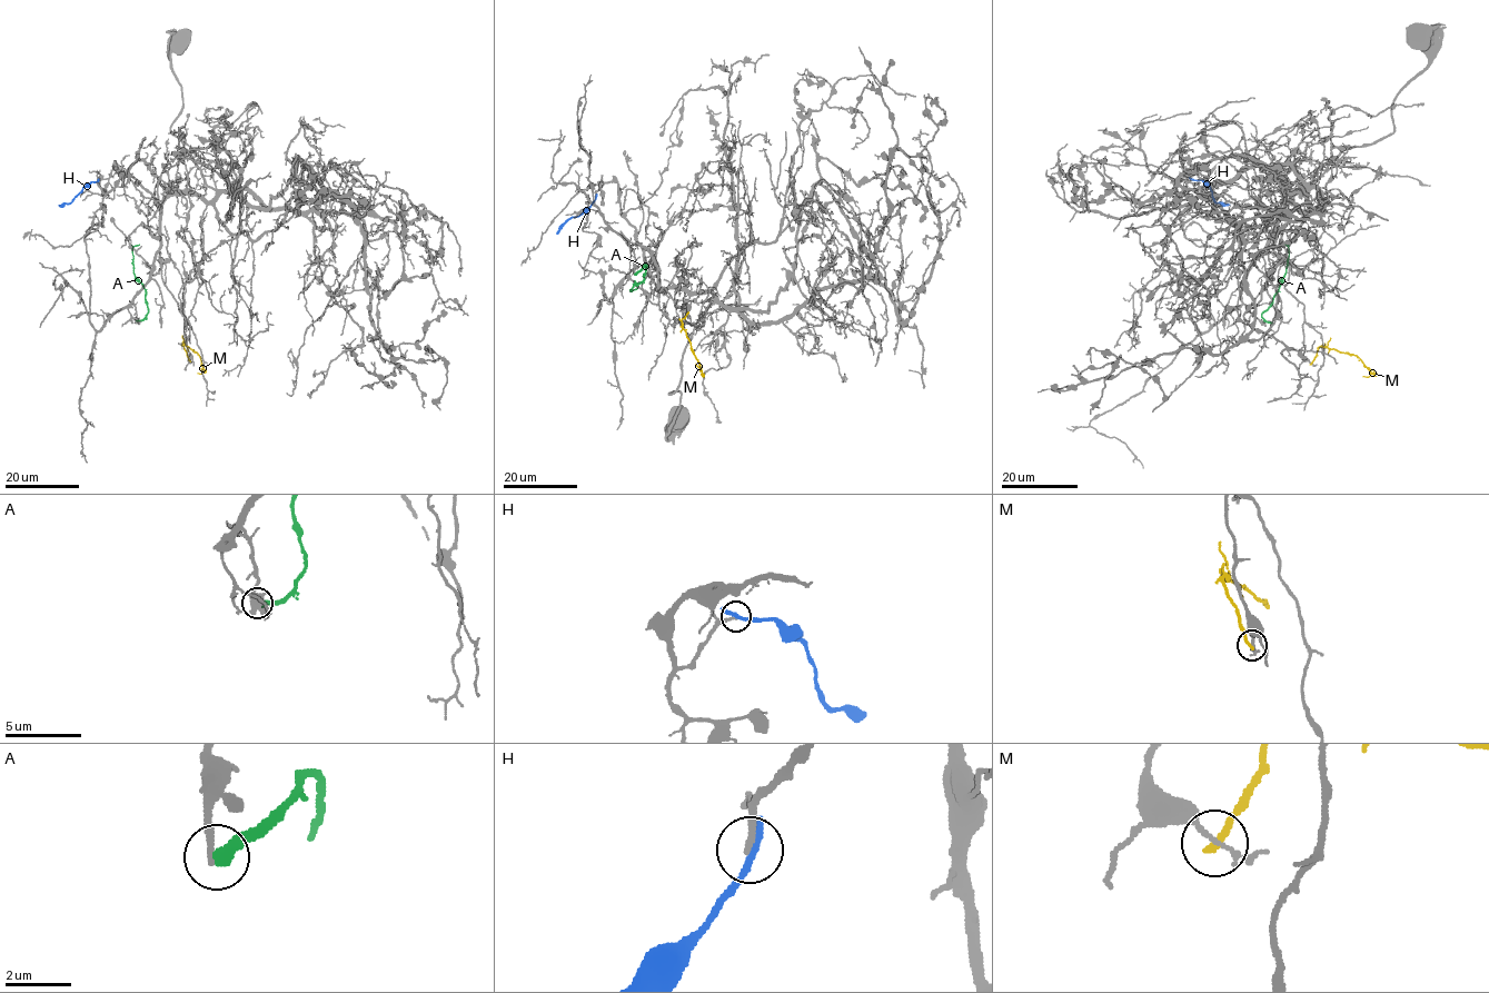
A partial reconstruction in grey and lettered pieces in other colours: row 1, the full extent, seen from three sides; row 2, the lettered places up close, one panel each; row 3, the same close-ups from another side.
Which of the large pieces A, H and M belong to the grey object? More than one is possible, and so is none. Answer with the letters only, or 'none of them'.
none of them

